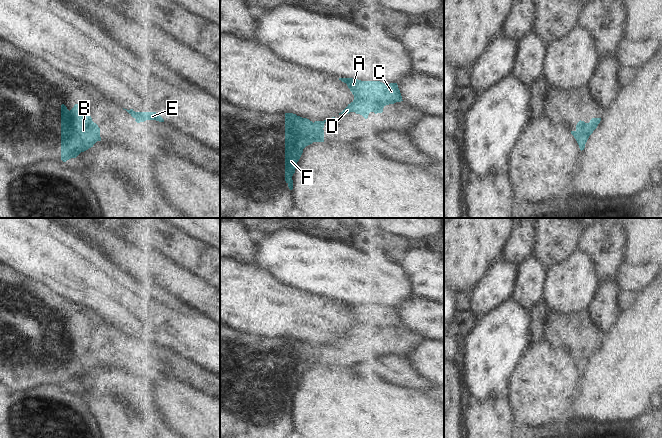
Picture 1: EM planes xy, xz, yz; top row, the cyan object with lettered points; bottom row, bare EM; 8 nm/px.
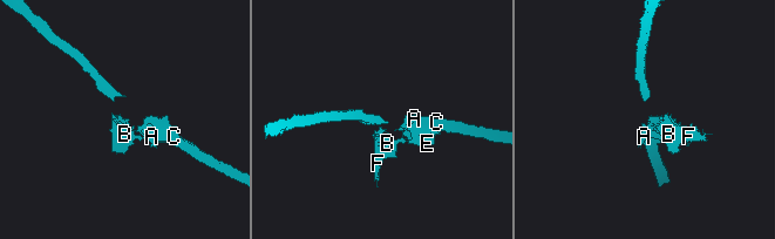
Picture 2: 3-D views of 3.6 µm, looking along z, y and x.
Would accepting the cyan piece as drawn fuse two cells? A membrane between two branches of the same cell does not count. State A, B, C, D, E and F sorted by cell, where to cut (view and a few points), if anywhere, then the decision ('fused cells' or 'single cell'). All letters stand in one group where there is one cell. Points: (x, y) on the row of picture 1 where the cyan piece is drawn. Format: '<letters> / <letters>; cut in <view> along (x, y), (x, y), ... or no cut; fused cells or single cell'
A C D E / B F; cut in xz along (313, 123), (322, 128); fused cells

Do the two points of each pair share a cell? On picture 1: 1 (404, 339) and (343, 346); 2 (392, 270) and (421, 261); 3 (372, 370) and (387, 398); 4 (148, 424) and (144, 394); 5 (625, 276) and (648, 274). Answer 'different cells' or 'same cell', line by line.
1: same cell
2: different cells
3: different cells
4: different cells
5: same cell

